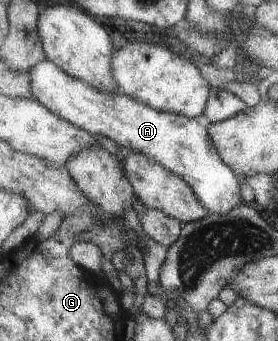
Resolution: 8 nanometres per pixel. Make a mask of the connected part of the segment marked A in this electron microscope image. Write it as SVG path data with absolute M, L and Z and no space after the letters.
M43 60L30 70L32 77L33 98L46 105L53 113L59 114L63 119L113 140L118 146L126 146L133 151L147 155L148 158L158 161L162 166L180 175L194 189L203 205L210 209L210 213L227 213L236 205L241 204L241 181L239 175L226 164L219 155L218 147L211 139L207 121L203 118L190 118L183 114L153 109L150 105L136 100L130 95L117 92L104 92L84 79L73 77L62 70L55 62Z

